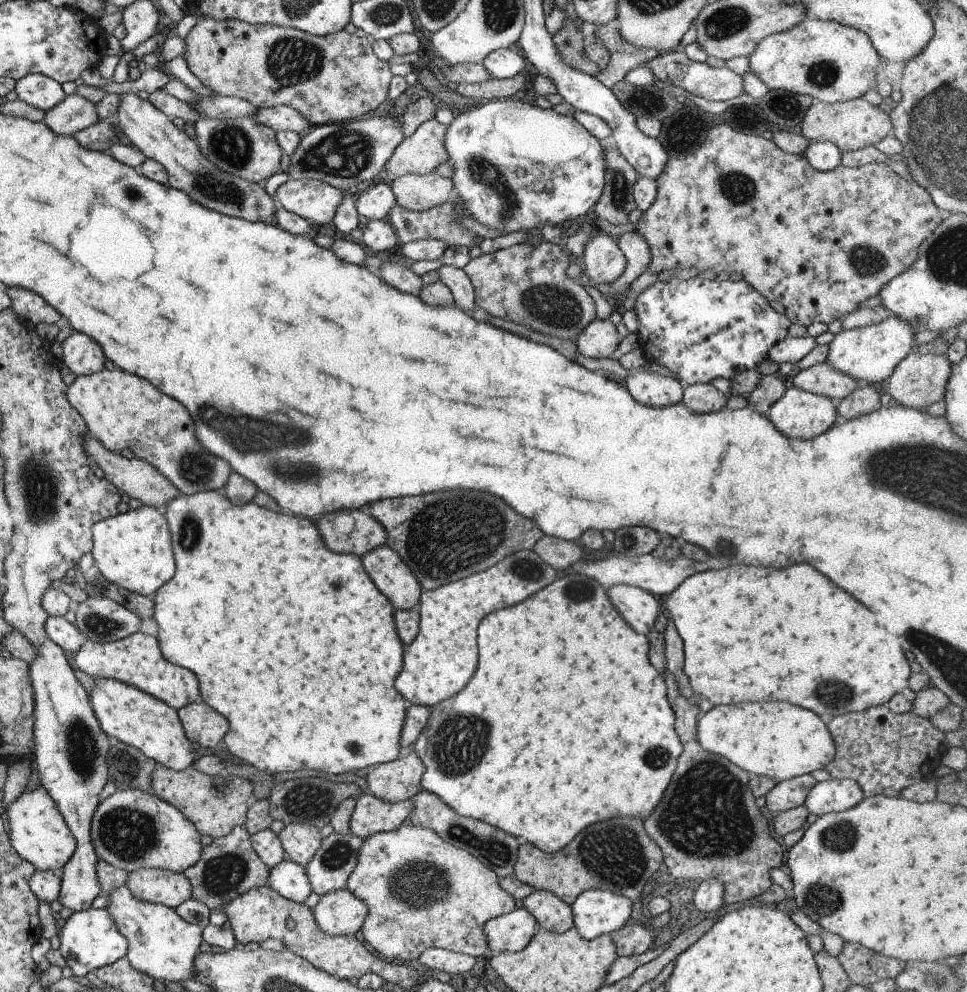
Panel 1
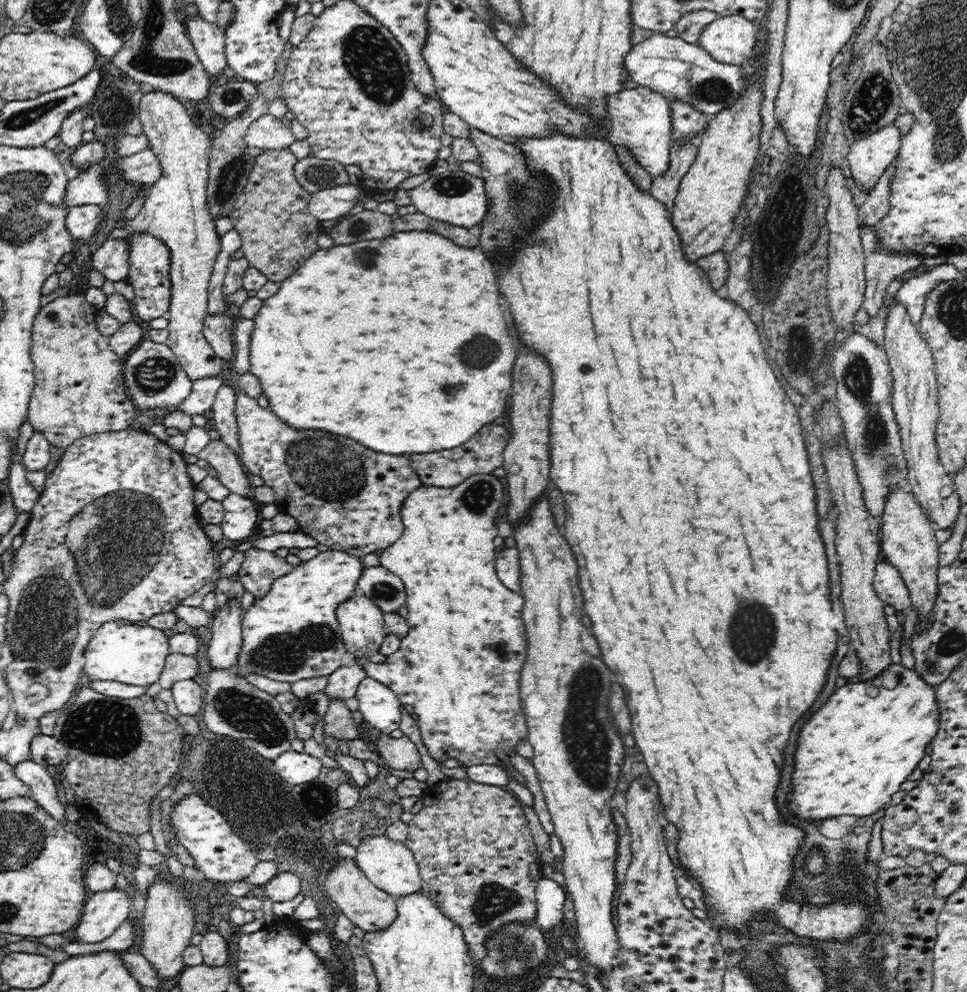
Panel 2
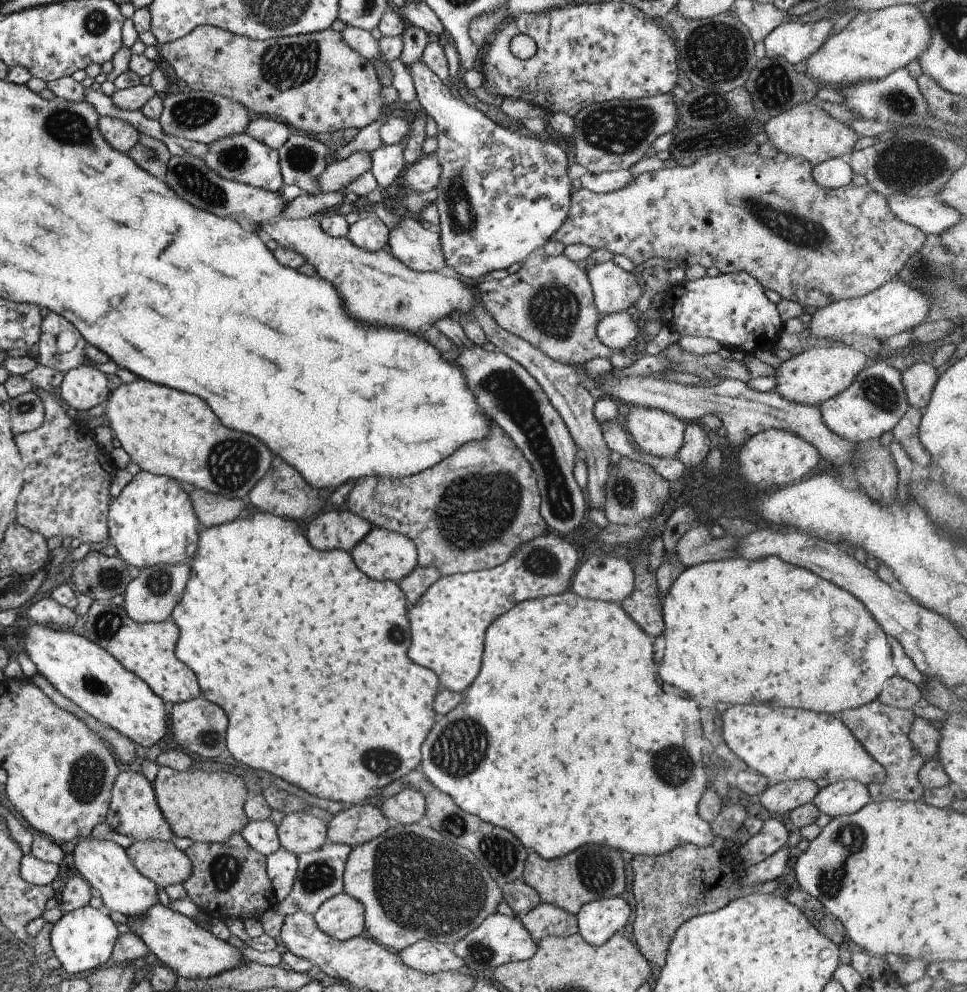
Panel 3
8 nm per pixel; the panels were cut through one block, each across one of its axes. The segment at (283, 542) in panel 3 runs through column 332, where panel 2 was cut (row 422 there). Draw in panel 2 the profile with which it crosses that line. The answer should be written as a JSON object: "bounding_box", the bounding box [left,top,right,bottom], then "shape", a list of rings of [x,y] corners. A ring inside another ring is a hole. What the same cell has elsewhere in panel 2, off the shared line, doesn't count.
{"bounding_box":[498,133,875,945],"shape":[[[560,133],[541,139],[522,139],[518,145],[524,153],[529,168],[533,168],[535,172],[541,172],[543,176],[547,176],[547,178],[555,184],[555,187],[558,188],[558,194],[554,196],[554,208],[552,208],[550,216],[547,216],[542,221],[542,224],[539,224],[535,228],[532,236],[528,235],[526,242],[520,242],[520,244],[518,244],[518,254],[516,254],[514,260],[512,260],[514,266],[512,266],[512,268],[508,268],[508,266],[498,268],[498,280],[500,280],[502,294],[506,296],[508,306],[510,306],[510,310],[512,310],[512,318],[514,318],[514,322],[516,322],[515,326],[518,326],[521,342],[526,344],[528,348],[533,348],[536,352],[541,352],[549,362],[549,367],[552,371],[553,393],[549,420],[549,446],[550,456],[552,456],[550,476],[552,476],[552,480],[554,480],[552,486],[555,488],[558,486],[558,488],[562,490],[564,502],[566,502],[566,520],[561,531],[566,542],[570,545],[570,549],[572,549],[574,553],[576,562],[578,562],[576,565],[578,565],[579,589],[582,591],[584,610],[586,610],[586,614],[592,622],[592,635],[598,636],[598,644],[600,644],[600,650],[602,650],[602,658],[604,658],[606,666],[612,670],[612,674],[616,676],[616,682],[618,682],[618,684],[622,686],[622,690],[626,692],[626,694],[624,694],[624,696],[626,696],[626,702],[624,703],[628,704],[628,710],[630,710],[632,722],[630,733],[633,735],[635,746],[639,748],[643,761],[646,763],[647,776],[652,777],[654,783],[656,783],[656,787],[658,787],[660,808],[663,809],[662,814],[667,820],[667,824],[673,825],[678,831],[678,837],[675,840],[676,855],[678,855],[678,867],[676,868],[676,872],[685,876],[690,882],[694,883],[696,888],[702,891],[704,912],[710,920],[707,924],[710,928],[712,928],[711,926],[716,926],[716,932],[719,932],[720,929],[730,929],[730,931],[735,931],[738,935],[742,935],[740,938],[743,938],[743,936],[746,936],[749,932],[749,926],[752,926],[752,922],[759,918],[764,919],[764,921],[766,918],[772,918],[777,925],[780,925],[780,927],[786,929],[789,933],[791,932],[792,935],[798,937],[798,939],[808,940],[810,945],[815,942],[825,941],[828,941],[828,943],[832,943],[833,941],[846,943],[860,936],[861,933],[866,933],[869,930],[869,926],[873,923],[875,915],[871,907],[872,905],[866,904],[866,901],[860,897],[860,894],[864,892],[862,886],[865,882],[864,875],[854,870],[854,865],[851,864],[850,858],[846,857],[846,855],[851,854],[853,850],[844,849],[842,862],[840,864],[842,868],[832,875],[829,882],[831,893],[834,892],[834,898],[830,901],[830,904],[810,904],[809,902],[805,902],[805,900],[803,903],[800,903],[792,897],[788,898],[788,895],[791,895],[790,890],[792,890],[792,883],[794,883],[794,871],[796,870],[798,850],[800,850],[800,847],[804,843],[806,834],[804,834],[800,828],[788,824],[788,820],[784,820],[782,812],[780,812],[778,806],[776,806],[776,796],[774,796],[774,794],[776,794],[776,786],[780,784],[780,770],[782,770],[782,766],[784,766],[784,752],[786,752],[784,746],[786,746],[786,742],[788,742],[788,738],[790,738],[788,734],[790,734],[790,730],[796,726],[796,722],[800,722],[800,720],[806,716],[806,710],[810,710],[810,704],[814,704],[814,700],[820,696],[820,692],[822,692],[822,688],[824,688],[824,684],[826,684],[828,668],[830,668],[830,662],[832,662],[832,656],[834,656],[836,652],[838,642],[838,635],[831,611],[833,602],[830,601],[830,584],[828,584],[828,582],[830,582],[830,576],[828,576],[828,559],[823,538],[820,536],[820,532],[818,532],[819,518],[818,514],[816,514],[816,488],[812,479],[806,444],[802,437],[802,425],[800,424],[798,413],[796,413],[796,408],[790,401],[788,395],[786,395],[784,389],[780,387],[772,363],[766,360],[766,350],[764,350],[763,344],[761,343],[757,326],[752,322],[746,310],[728,298],[724,299],[716,295],[716,291],[712,290],[712,285],[708,282],[708,277],[706,277],[706,273],[704,273],[702,267],[698,267],[696,262],[691,263],[690,261],[686,261],[684,251],[682,251],[681,241],[674,227],[672,227],[672,221],[670,221],[670,211],[668,211],[668,209],[664,207],[664,204],[660,203],[658,199],[654,199],[654,197],[650,195],[650,192],[640,191],[638,187],[634,186],[634,182],[626,175],[626,171],[620,167],[620,161],[618,161],[616,151],[614,151],[616,146],[612,145],[612,143],[608,143],[608,141],[602,141],[602,139],[596,139],[594,137],[576,139],[576,137],[567,137]],[[626,622],[628,622],[628,626],[630,626],[630,622],[674,622],[674,632],[642,632],[642,630],[638,630],[638,628],[632,628],[632,630],[630,630],[630,628],[626,628]]]}

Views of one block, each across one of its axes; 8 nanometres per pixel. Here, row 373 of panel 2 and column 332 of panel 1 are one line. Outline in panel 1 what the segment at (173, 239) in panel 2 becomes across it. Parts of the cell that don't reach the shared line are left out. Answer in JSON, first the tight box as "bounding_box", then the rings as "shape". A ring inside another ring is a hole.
{"bounding_box":[272,179,344,224],"shape":[[[288,179],[272,198],[283,210],[316,224],[331,222],[344,190],[313,179]]]}

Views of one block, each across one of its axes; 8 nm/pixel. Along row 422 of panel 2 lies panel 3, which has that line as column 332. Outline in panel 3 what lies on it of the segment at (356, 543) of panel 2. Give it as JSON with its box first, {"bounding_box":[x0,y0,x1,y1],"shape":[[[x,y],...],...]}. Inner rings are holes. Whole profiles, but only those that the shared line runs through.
{"bounding_box":[251,217,478,334],"shape":[[[317,217],[279,219],[274,223],[262,223],[251,228],[258,230],[257,235],[266,233],[279,247],[300,254],[304,262],[315,268],[315,275],[335,286],[345,312],[357,322],[371,326],[395,326],[397,330],[415,334],[421,326],[433,325],[437,320],[448,317],[453,310],[471,318],[476,294],[478,298],[476,288],[439,272],[411,270],[390,252],[360,249],[346,236],[330,237],[321,230]]]}

